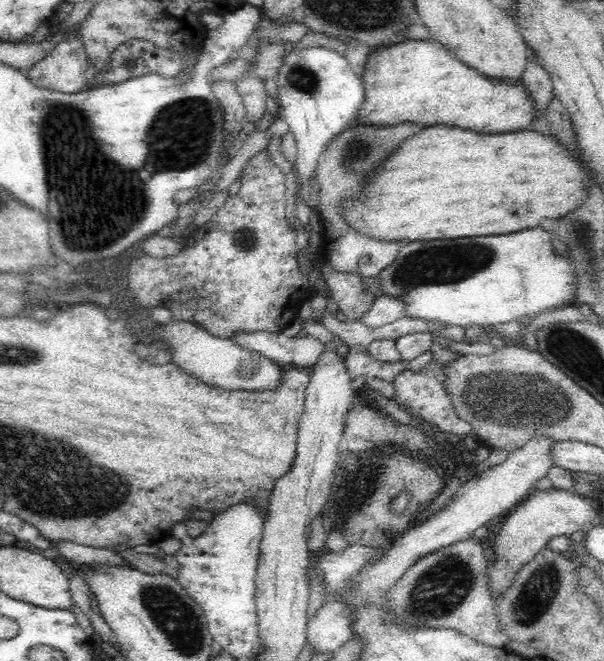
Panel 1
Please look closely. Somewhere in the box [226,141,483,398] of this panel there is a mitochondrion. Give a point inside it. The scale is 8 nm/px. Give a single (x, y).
(245, 239)

